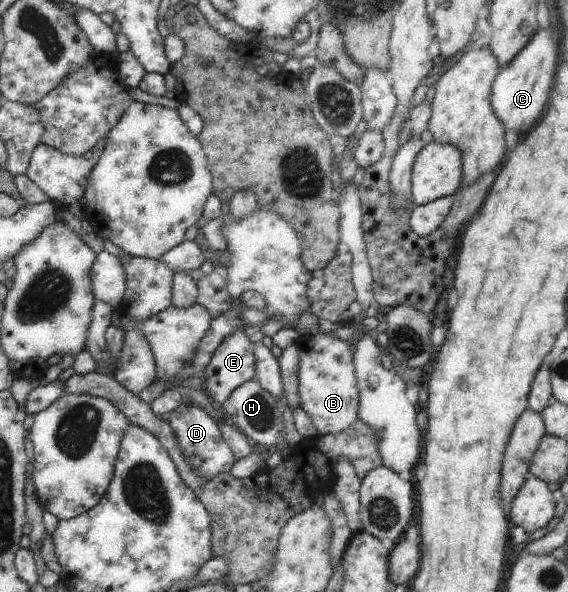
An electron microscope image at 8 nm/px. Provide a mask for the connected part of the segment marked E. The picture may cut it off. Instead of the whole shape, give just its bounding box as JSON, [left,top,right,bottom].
[204,328,256,406]

